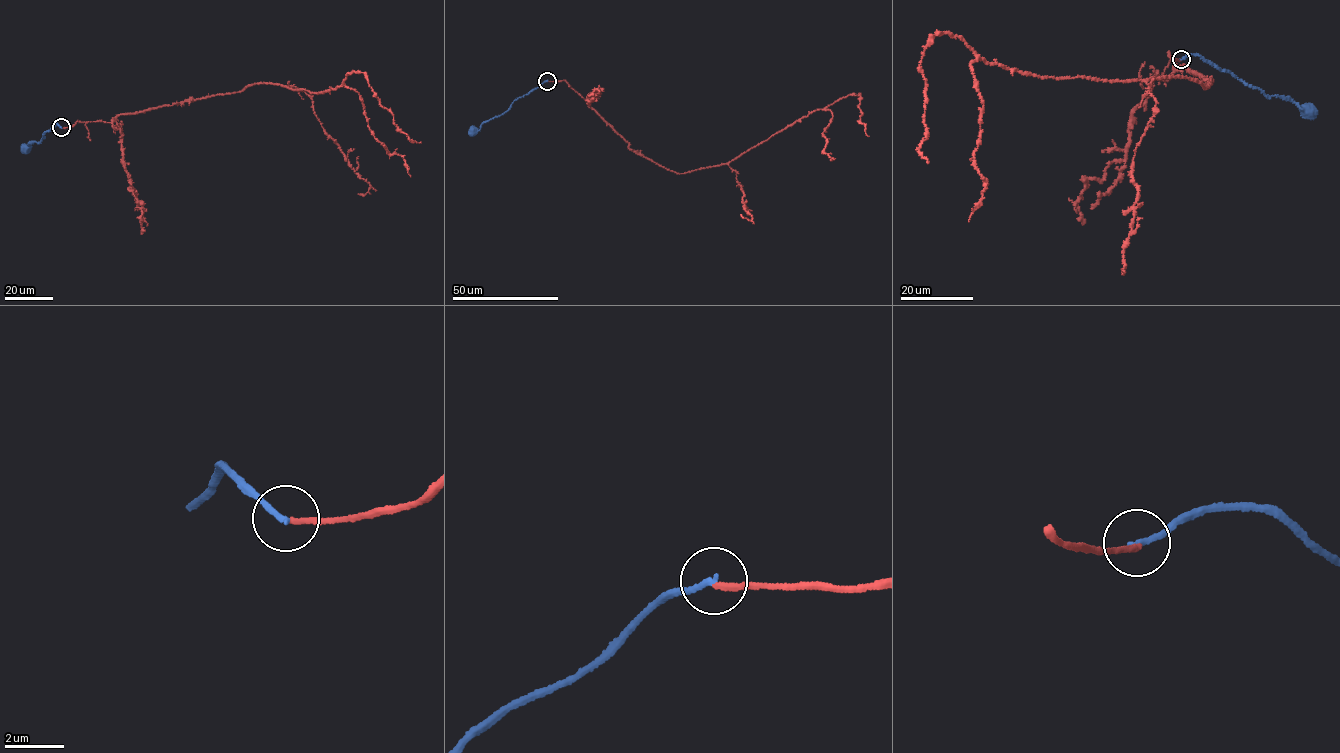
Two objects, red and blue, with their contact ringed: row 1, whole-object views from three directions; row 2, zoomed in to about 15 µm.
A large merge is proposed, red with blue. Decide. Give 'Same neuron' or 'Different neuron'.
Different neuron

